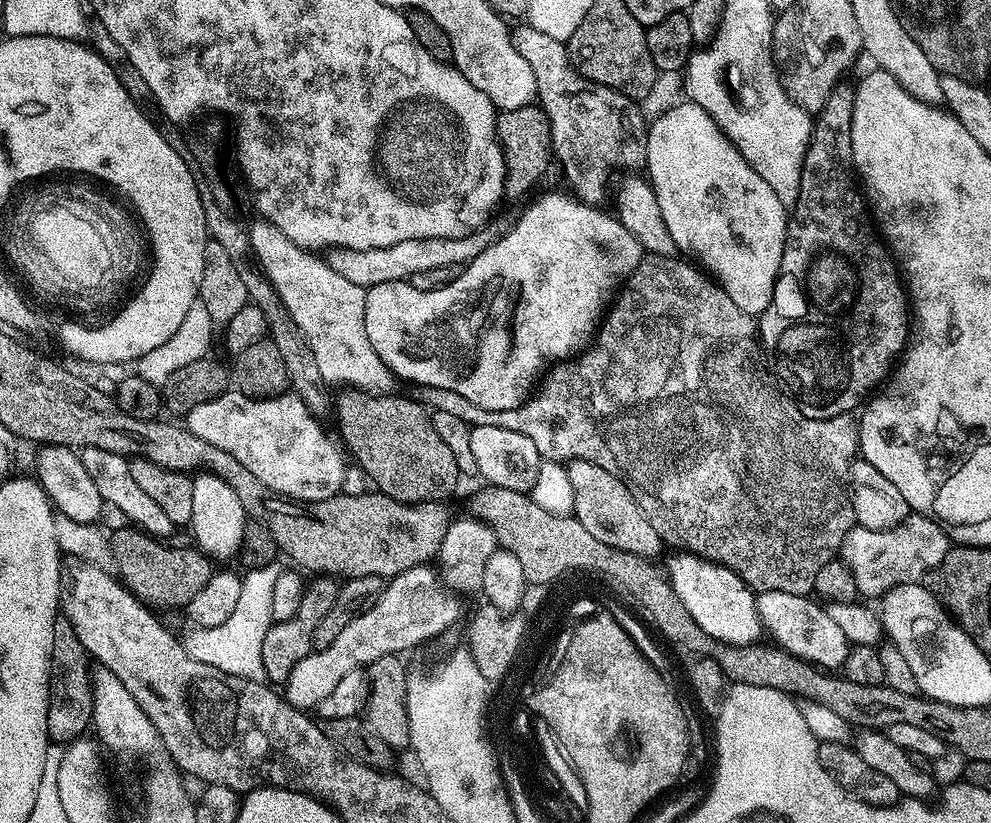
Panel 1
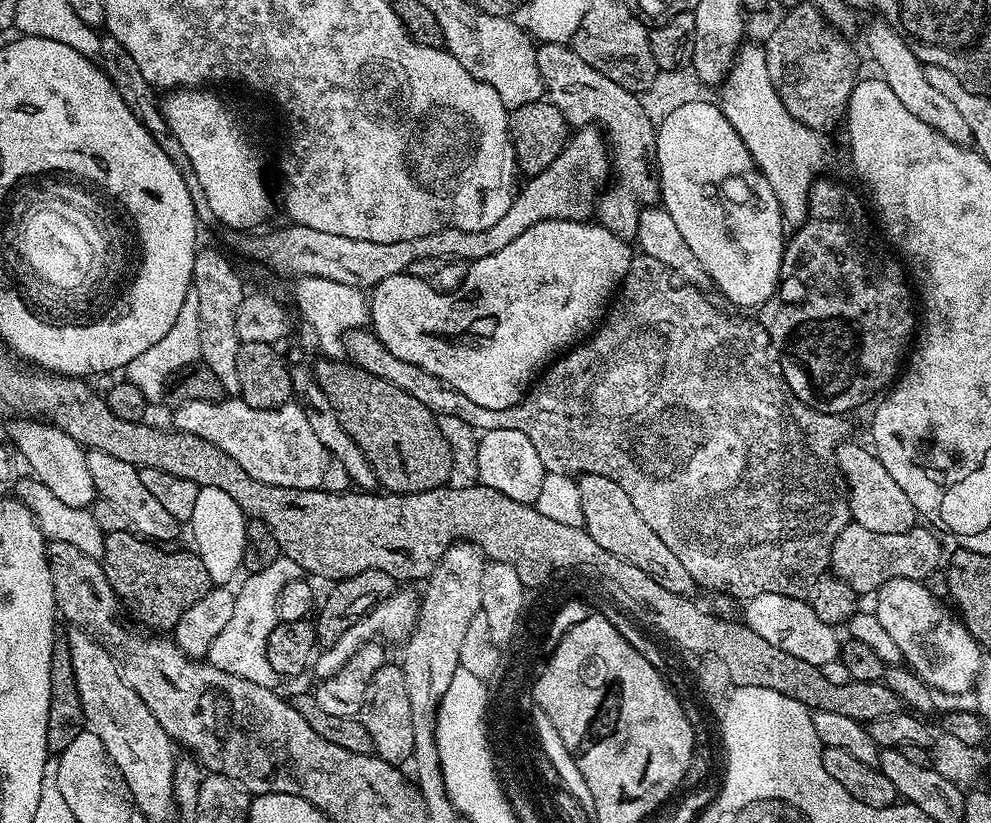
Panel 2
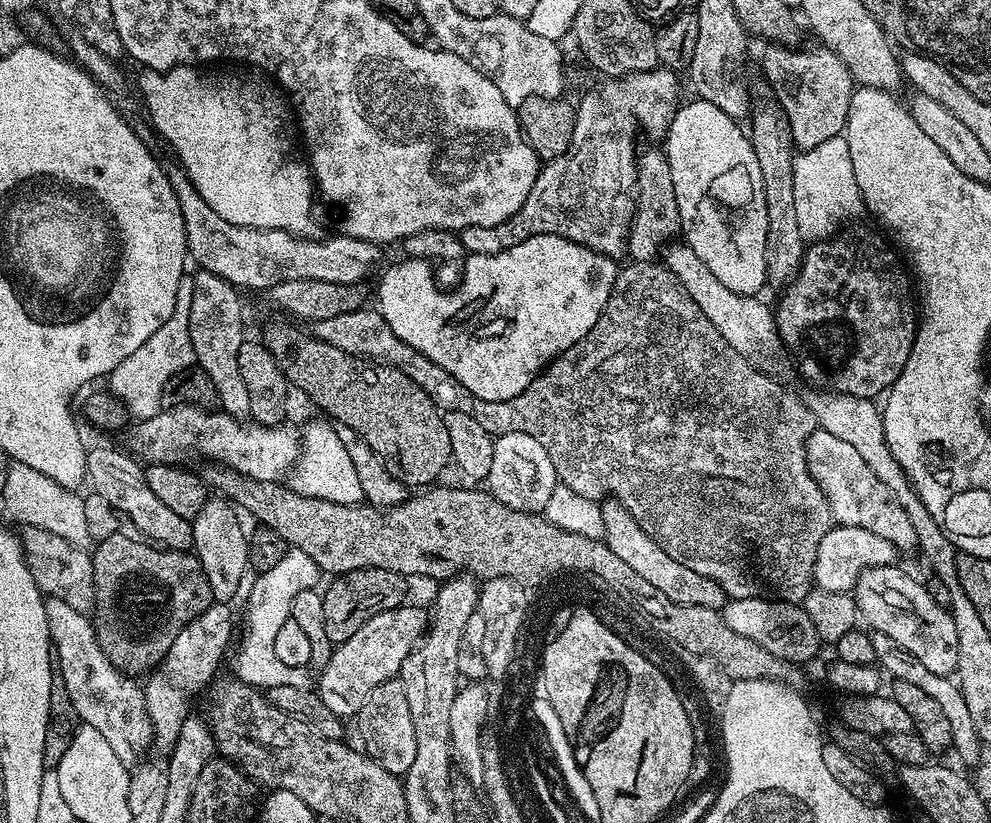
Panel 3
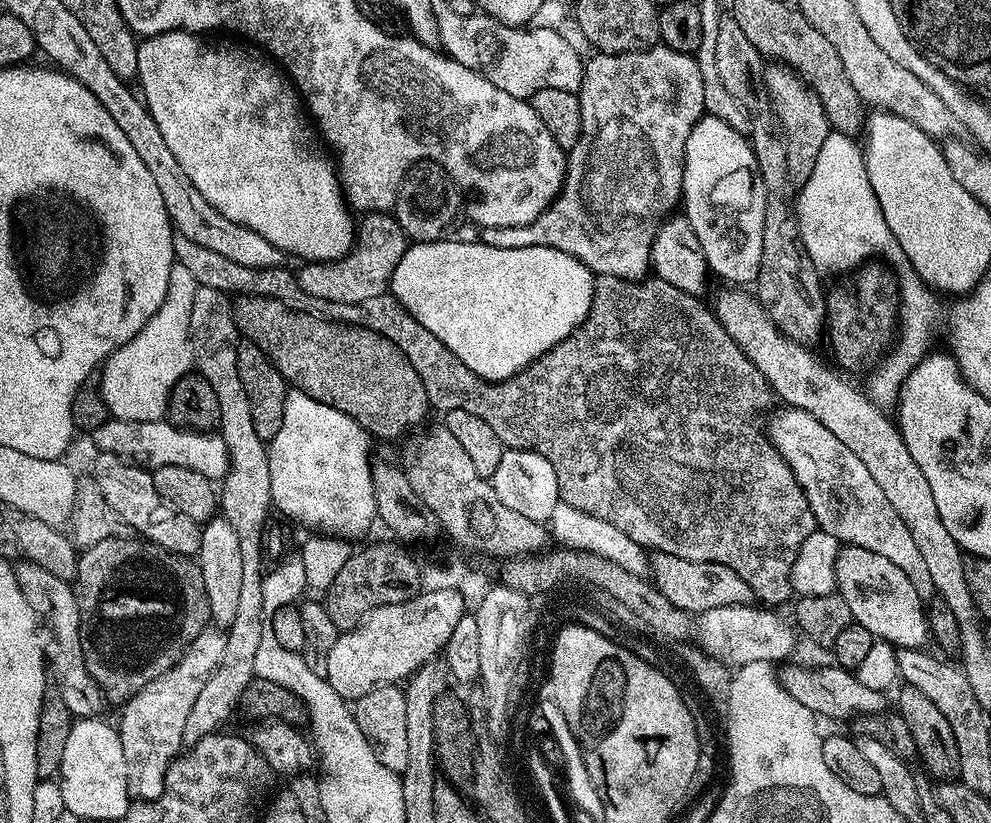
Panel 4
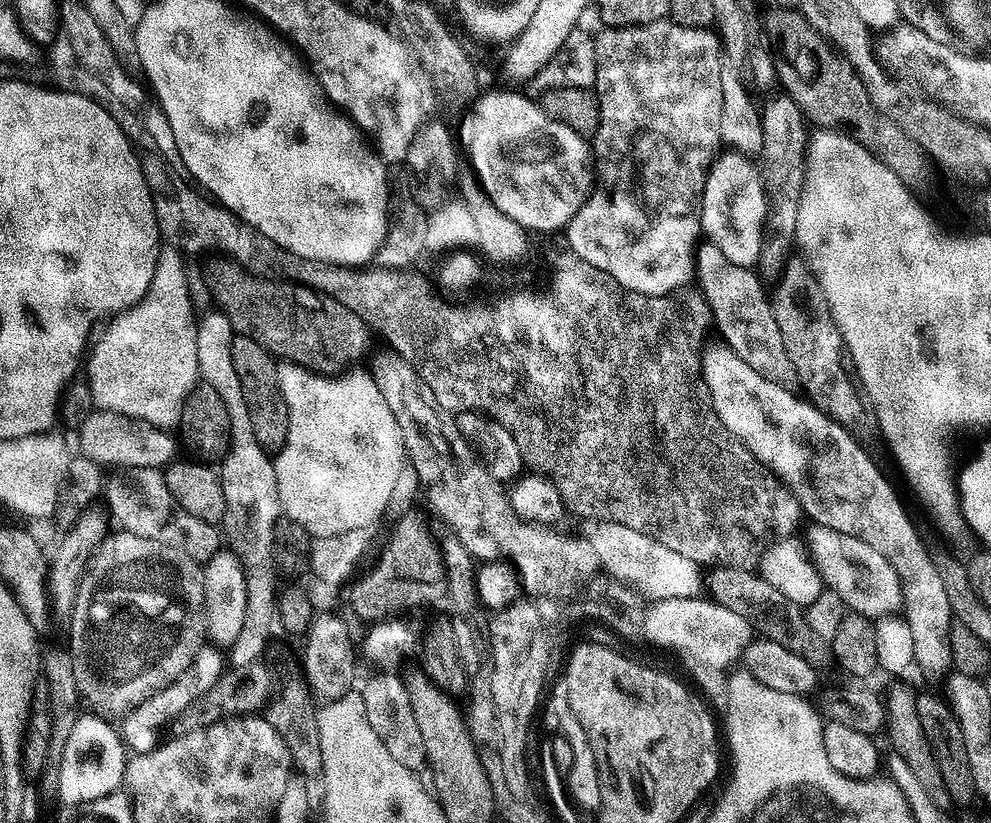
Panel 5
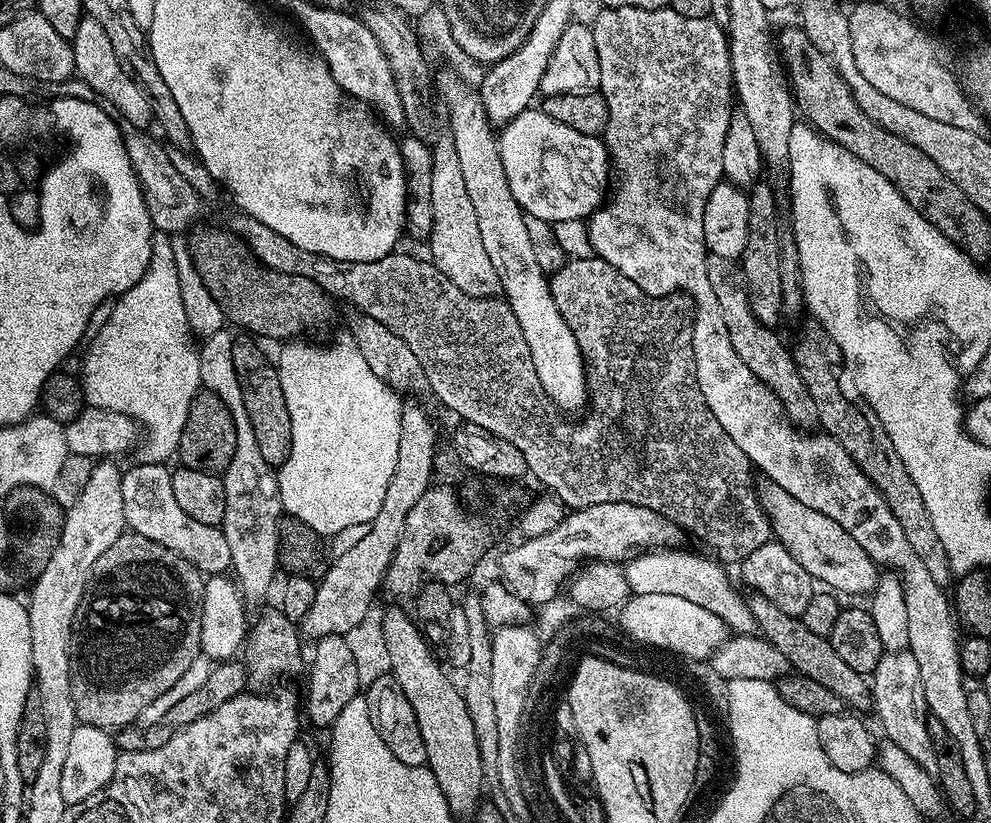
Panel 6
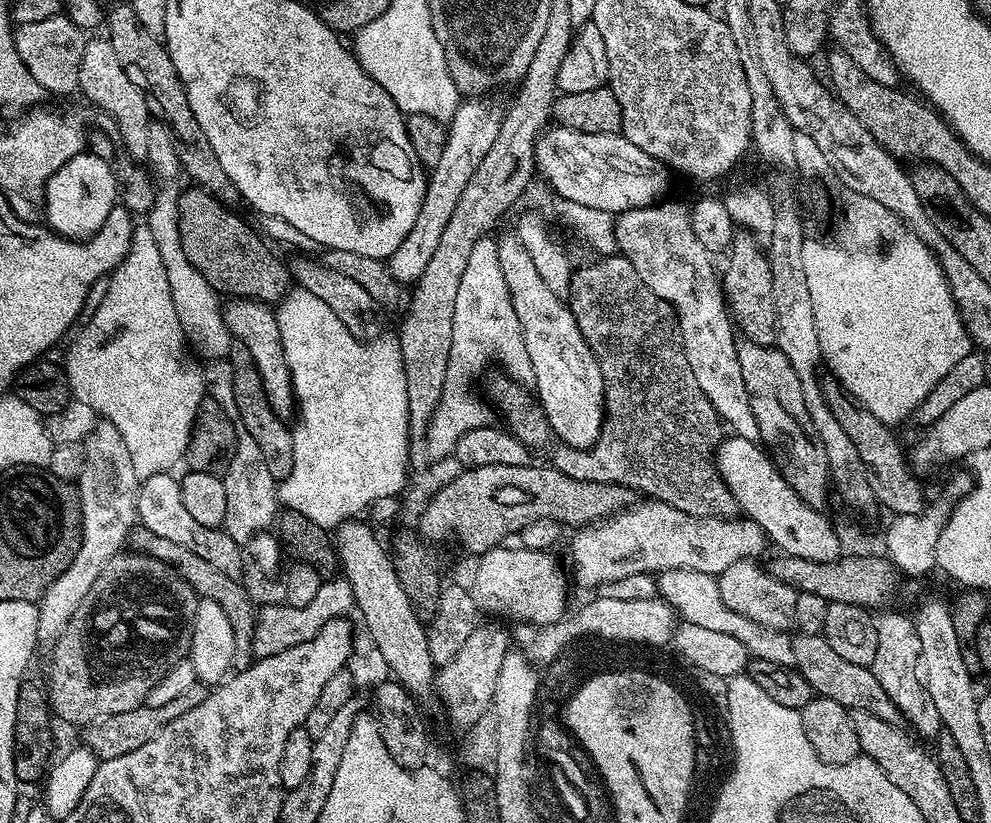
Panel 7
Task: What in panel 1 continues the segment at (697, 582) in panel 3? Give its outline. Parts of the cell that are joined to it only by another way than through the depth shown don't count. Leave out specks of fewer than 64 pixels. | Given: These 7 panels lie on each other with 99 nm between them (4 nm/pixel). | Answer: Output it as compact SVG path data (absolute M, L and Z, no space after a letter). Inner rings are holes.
M570 460L566 464L570 478L570 490L574 492L572 511L578 522L586 526L589 534L594 534L598 542L606 542L606 546L626 550L630 554L638 554L649 558L655 557L656 547L662 544L660 536L650 526L646 514L634 502L630 490L610 470L602 470L602 466L594 466L594 462Z

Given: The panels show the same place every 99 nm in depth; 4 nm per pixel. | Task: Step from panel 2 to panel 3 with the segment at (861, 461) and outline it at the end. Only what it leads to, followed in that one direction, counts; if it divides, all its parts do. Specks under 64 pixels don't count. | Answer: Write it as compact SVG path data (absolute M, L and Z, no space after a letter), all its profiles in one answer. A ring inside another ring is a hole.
M823 430L812 432L808 439L808 469L818 482L822 494L826 494L826 502L830 502L832 519L836 524L862 526L862 530L870 530L870 534L878 534L878 538L886 538L886 542L893 544L897 553L900 554L916 548L914 526L910 522L906 510L902 508L898 498L894 498L894 494L886 486L886 482L882 482L878 478L878 474L874 474L874 470L870 470L870 466L862 458L862 454L858 454L858 450L854 450L854 446L850 446L850 442L842 442L842 438L834 438L834 434Z

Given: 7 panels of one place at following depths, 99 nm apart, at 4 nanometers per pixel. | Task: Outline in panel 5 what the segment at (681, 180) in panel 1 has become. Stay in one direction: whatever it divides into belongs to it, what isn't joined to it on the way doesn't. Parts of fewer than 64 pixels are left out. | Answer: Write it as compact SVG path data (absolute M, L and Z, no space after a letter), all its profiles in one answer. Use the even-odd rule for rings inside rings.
M724 150L713 159L704 183L704 193L700 195L700 226L707 243L718 246L722 254L734 264L751 269L760 263L760 252L766 239L766 221L768 219L768 196L764 193L764 177L761 169L751 164L747 155L737 151Z

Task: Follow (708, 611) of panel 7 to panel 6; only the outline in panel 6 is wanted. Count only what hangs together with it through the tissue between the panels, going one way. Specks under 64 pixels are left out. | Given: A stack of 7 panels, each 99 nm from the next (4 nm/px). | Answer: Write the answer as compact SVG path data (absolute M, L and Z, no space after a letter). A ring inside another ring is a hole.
M682 549L644 550L632 556L622 568L629 589L635 594L675 594L718 615L733 631L751 629L752 615L748 611L747 601L730 584L727 569L711 557L704 558Z

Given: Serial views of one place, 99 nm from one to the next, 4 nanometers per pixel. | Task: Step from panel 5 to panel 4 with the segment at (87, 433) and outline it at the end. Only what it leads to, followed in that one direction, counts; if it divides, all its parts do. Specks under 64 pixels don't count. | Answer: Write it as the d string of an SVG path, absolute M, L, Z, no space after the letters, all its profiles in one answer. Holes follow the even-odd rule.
M109 418L102 422L90 434L99 451L114 454L128 464L138 468L151 470L158 466L186 466L190 470L198 470L198 474L206 474L213 482L223 481L228 473L228 447L226 442L215 431L194 432L191 428L179 428L167 419L150 422L134 422Z

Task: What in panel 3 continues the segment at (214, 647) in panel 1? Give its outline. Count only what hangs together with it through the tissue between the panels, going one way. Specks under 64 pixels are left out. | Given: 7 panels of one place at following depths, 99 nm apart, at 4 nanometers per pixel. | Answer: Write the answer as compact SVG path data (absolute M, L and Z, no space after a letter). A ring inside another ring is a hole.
M288 548L282 562L277 562L272 569L259 573L255 577L252 589L248 592L248 605L244 612L248 615L249 624L245 626L244 633L239 633L240 649L236 652L235 679L243 684L250 684L254 688L267 690L274 686L309 687L308 672L302 668L286 666L284 660L278 659L274 654L274 638L276 630L287 622L292 614L290 602L294 602L294 594L298 590L316 588L322 579L320 567L304 550Z

